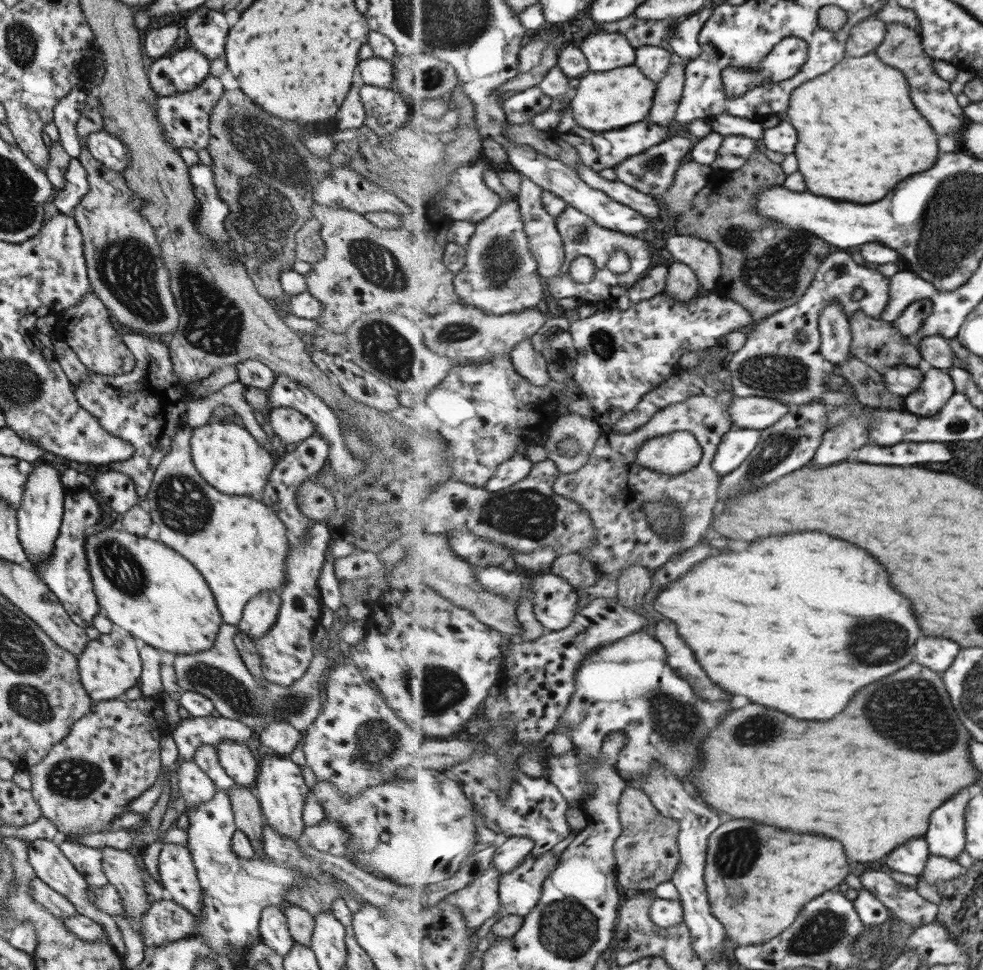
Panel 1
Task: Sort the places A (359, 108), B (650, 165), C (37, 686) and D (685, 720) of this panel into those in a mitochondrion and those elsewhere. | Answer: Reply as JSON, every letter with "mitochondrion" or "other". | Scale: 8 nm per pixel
{"A":"other","B":"mitochondrion","C":"mitochondrion","D":"mitochondrion"}

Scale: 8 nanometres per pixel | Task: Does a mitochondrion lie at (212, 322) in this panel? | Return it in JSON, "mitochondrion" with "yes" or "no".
{"mitochondrion":"yes"}

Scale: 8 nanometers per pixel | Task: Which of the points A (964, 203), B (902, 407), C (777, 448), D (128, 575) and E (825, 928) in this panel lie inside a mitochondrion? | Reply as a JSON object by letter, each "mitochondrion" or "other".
{"A":"mitochondrion","B":"other","C":"mitochondrion","D":"mitochondrion","E":"mitochondrion"}

